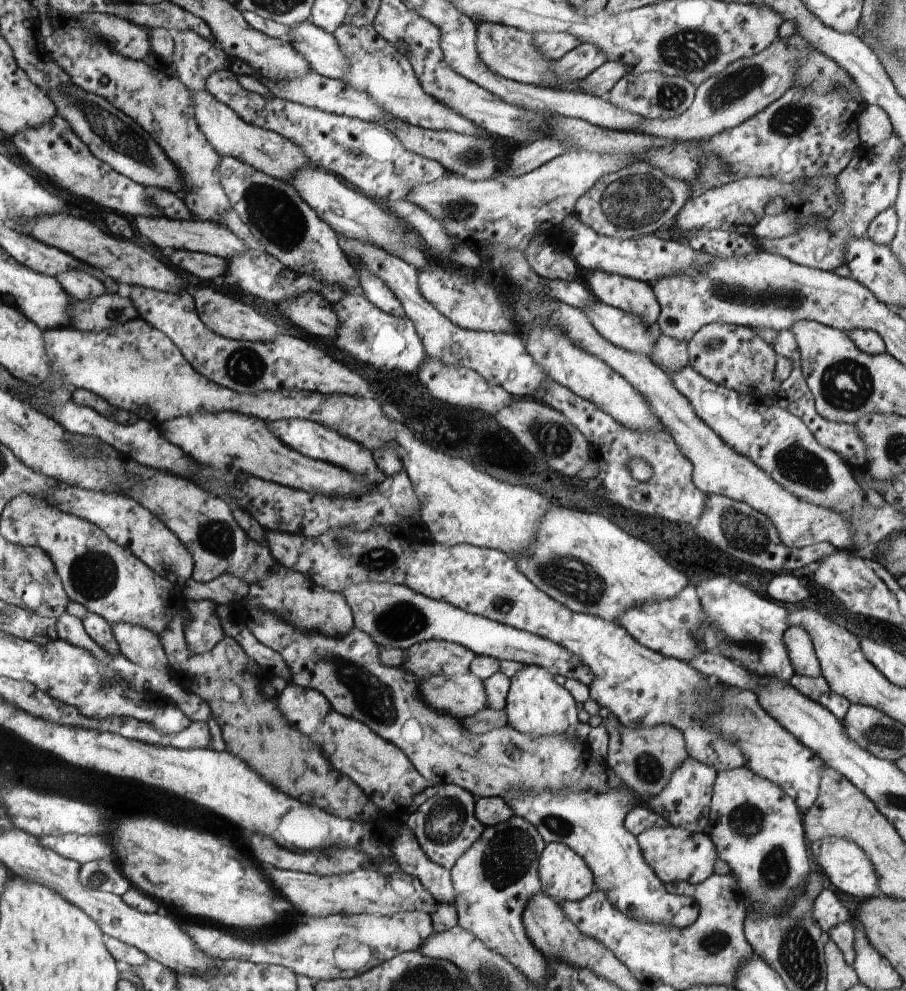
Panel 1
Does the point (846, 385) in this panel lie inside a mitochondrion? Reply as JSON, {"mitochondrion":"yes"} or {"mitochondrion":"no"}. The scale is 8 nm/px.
{"mitochondrion":"yes"}

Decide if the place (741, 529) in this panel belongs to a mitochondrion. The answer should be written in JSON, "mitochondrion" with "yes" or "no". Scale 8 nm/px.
{"mitochondrion":"yes"}

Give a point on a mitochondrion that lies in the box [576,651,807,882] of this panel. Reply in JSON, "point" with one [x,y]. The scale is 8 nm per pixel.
{"point":[648,768]}

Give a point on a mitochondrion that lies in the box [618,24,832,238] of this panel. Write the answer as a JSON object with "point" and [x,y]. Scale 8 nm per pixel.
{"point":[690,51]}

